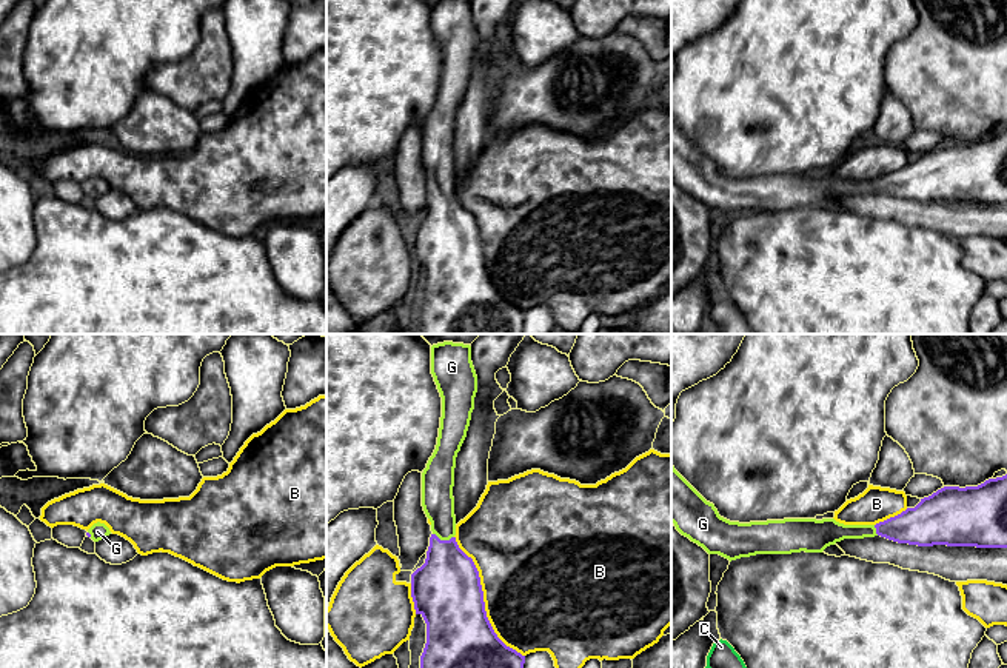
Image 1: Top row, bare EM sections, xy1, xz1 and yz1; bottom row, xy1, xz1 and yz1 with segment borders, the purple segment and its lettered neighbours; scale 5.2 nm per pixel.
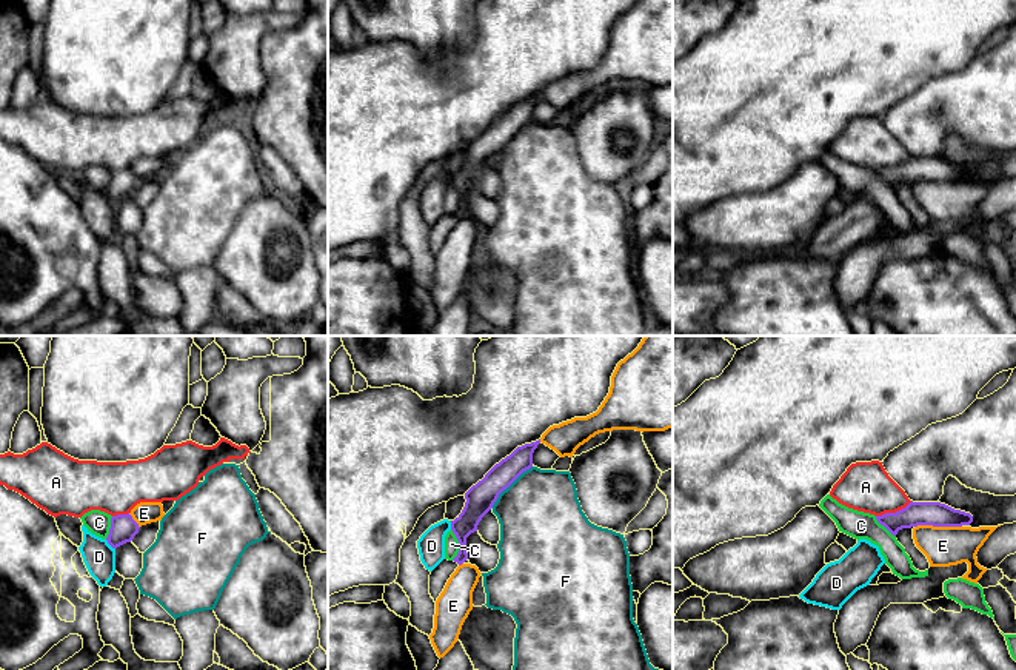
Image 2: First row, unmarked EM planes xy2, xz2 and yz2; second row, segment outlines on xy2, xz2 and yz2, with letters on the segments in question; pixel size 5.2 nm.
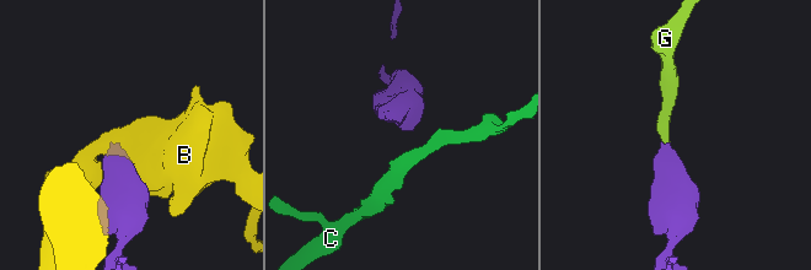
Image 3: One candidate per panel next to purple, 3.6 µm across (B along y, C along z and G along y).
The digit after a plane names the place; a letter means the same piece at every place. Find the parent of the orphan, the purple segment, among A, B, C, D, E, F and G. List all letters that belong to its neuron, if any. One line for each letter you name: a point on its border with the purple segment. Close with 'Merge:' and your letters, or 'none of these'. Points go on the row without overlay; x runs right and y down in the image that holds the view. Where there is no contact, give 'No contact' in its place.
G: Touches purple at xz1 (444, 196)
Merge: G

